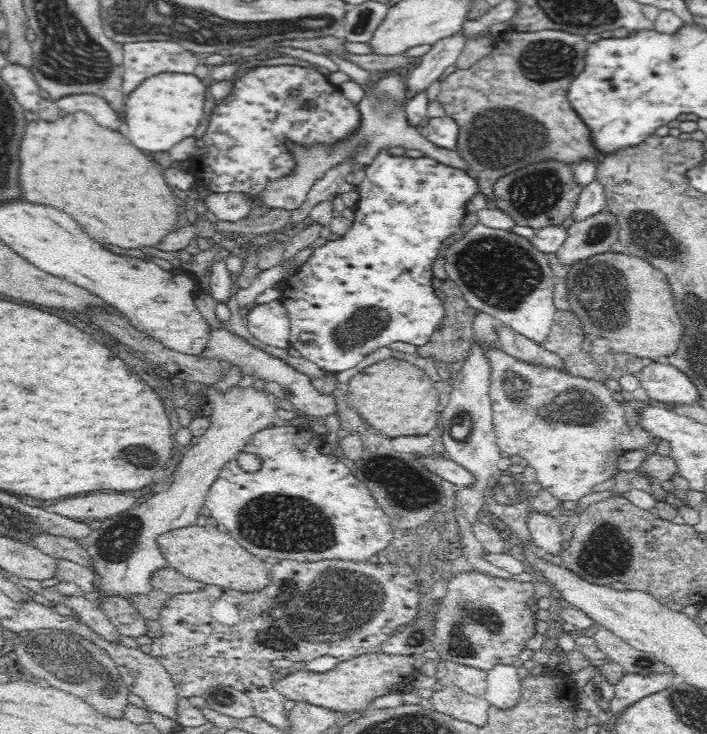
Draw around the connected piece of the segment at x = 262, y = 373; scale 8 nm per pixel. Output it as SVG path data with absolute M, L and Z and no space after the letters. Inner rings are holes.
M225 329L212 330L208 348L203 353L208 358L216 358L218 360L227 360L240 366L243 374L252 374L256 378L260 378L265 382L274 381L290 392L287 397L296 409L304 412L306 415L324 417L326 414L336 412L334 398L330 394L321 394L310 383L310 378L292 368L286 362L273 357L272 355L250 345L242 338L236 337L230 331Z

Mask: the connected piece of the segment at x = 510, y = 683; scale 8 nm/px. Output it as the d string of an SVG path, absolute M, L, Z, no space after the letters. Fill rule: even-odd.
M512 665L496 666L486 671L486 681L482 697L498 710L512 710L519 701L520 679L517 668Z

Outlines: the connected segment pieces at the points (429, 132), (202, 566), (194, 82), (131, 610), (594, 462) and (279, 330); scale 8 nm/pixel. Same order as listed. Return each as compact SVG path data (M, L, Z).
M442 116L426 118L419 126L421 136L437 148L448 151L459 151L459 124L452 118Z
M212 524L171 530L158 538L158 547L168 566L205 585L219 586L238 594L252 594L262 591L272 582L270 564L240 546L231 534L218 531Z
M155 73L144 80L124 102L126 104L126 128L132 144L148 152L166 152L184 138L192 138L194 130L204 120L204 92L206 86L196 78L198 73Z
M109 598L103 605L103 611L119 635L132 637L147 636L147 628L142 615L132 606L131 602L122 598Z
M501 349L490 350L488 356L493 370L489 393L495 443L502 454L521 456L527 460L528 466L534 468L536 481L540 482L541 488L548 490L556 500L583 501L590 488L612 478L619 471L616 458L622 453L638 448L652 450L654 447L653 437L642 432L633 422L633 412L636 407L644 406L645 402L621 406L612 398L611 390L600 382L571 376L553 368L524 364Z
M280 300L251 306L244 312L244 321L254 336L268 346L286 349L289 344L289 316Z

